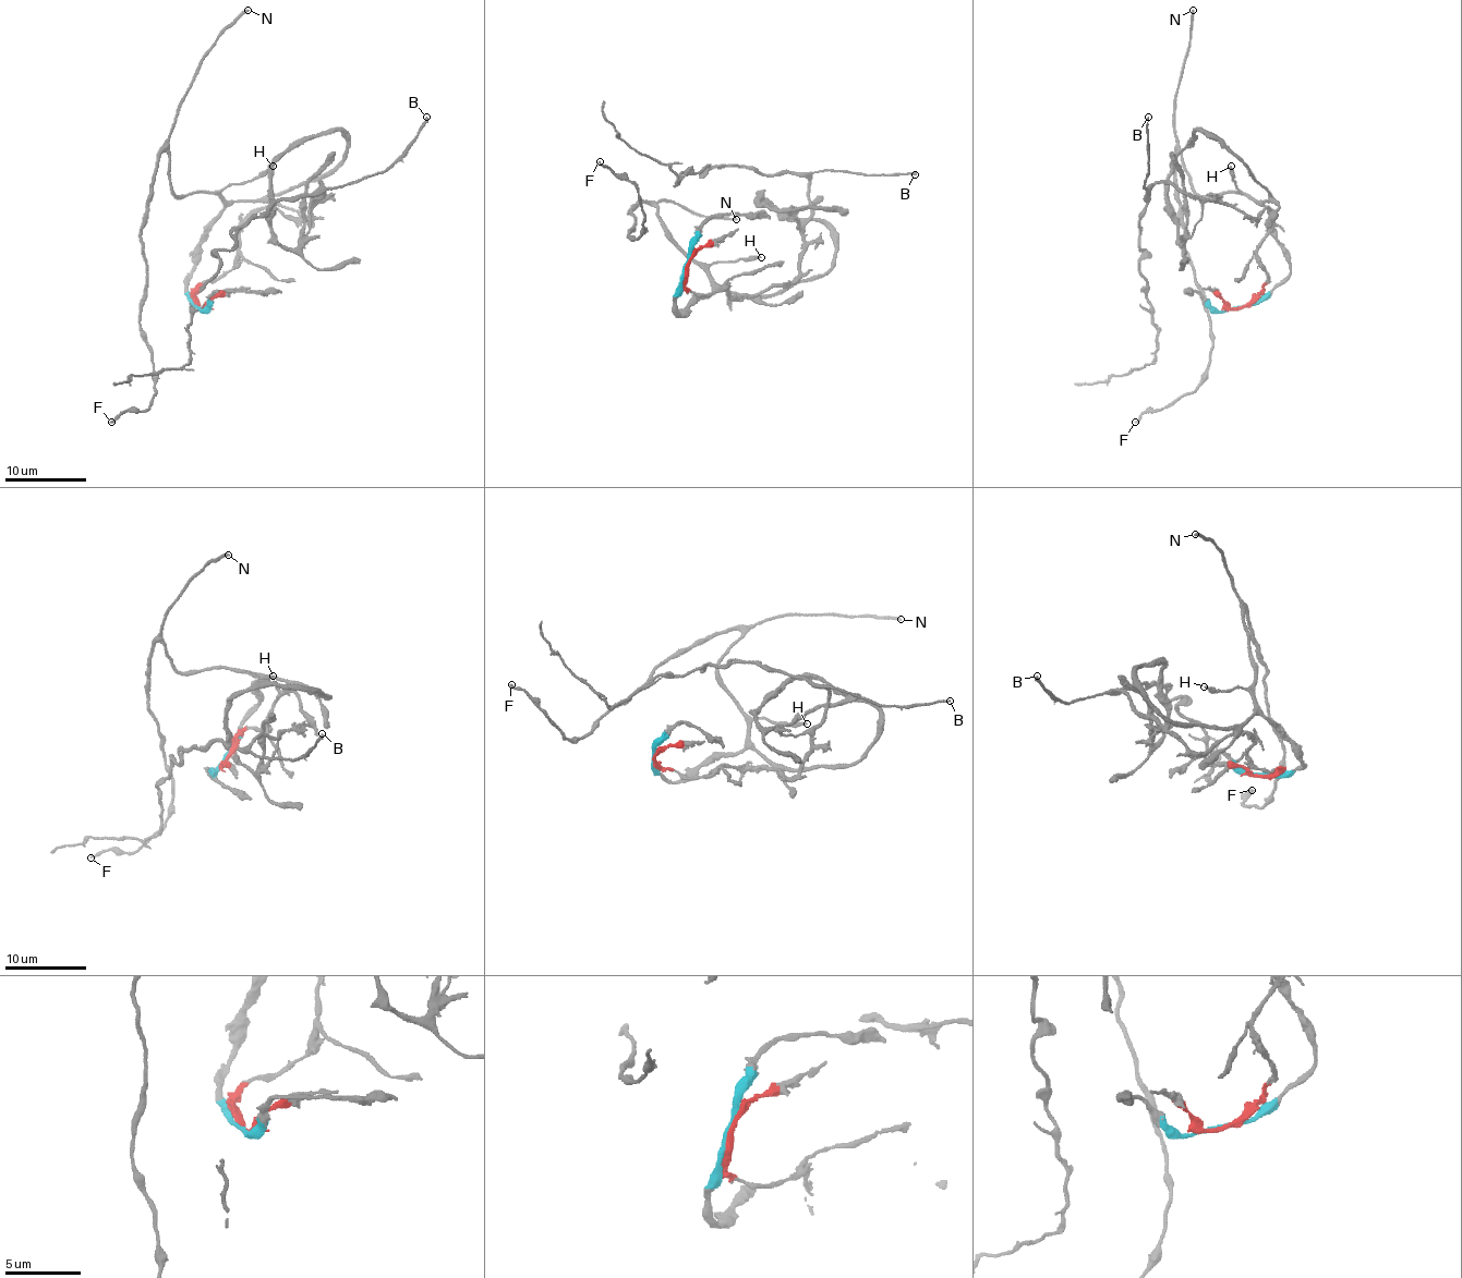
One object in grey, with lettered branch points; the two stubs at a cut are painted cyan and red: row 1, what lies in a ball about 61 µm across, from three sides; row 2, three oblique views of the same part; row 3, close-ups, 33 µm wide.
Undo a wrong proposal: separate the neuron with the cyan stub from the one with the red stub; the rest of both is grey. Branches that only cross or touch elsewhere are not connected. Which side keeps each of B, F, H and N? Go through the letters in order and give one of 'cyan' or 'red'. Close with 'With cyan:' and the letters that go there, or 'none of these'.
B: red
F: cyan
H: cyan
N: cyan
With cyan: F, H, N

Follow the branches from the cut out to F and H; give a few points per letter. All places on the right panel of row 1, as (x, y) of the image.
F: (1239, 308), (1290, 274), (1290, 253), (1244, 194), (1199, 196), (1179, 151), (1208, 376), (1134, 423)
H: (1239, 308), (1258, 304), (1290, 274), (1290, 253), (1279, 243), (1277, 231), (1265, 208), (1236, 187), (1230, 166)

